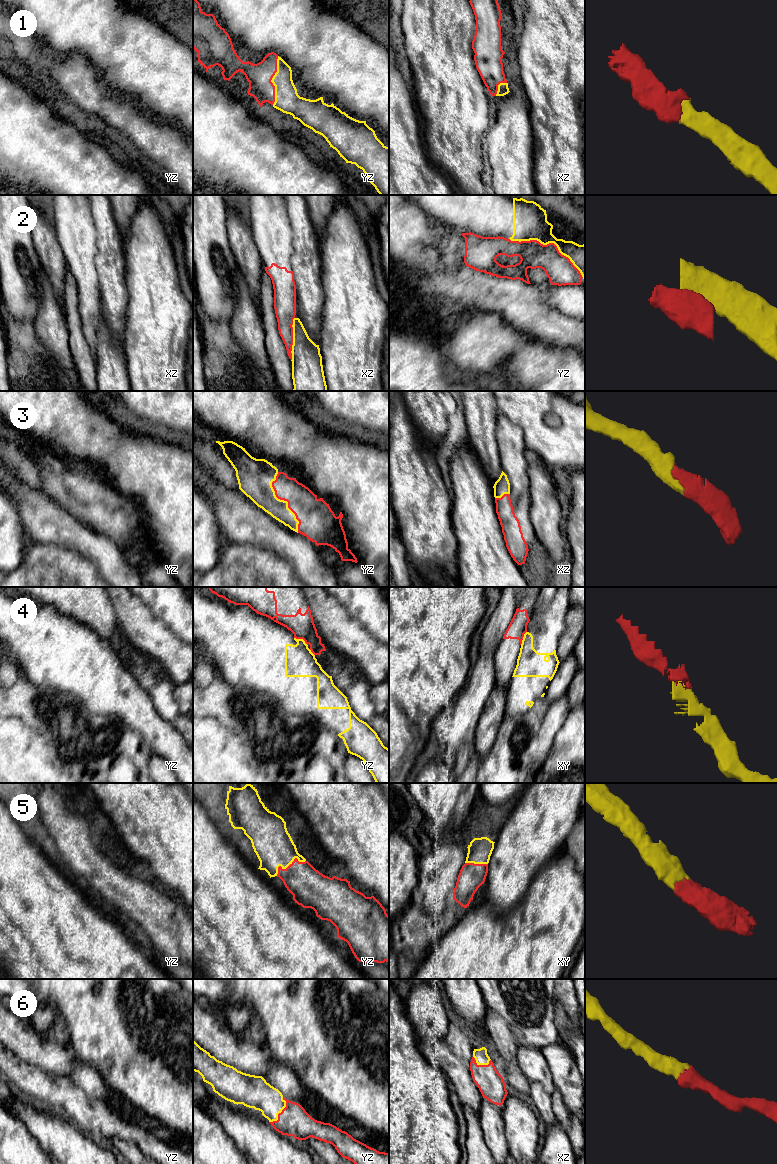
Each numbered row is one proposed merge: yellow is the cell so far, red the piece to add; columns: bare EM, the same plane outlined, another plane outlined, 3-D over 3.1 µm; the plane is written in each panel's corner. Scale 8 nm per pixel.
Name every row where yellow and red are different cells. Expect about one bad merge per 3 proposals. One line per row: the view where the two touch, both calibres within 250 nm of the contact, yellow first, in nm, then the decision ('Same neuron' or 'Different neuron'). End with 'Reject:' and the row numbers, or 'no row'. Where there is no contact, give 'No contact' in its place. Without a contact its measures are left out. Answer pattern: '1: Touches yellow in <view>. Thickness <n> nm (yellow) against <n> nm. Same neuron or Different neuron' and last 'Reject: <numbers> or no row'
1: Touches yellow in yz. Thickness 200 nm (yellow) against 200 nm. Same neuron
2: Touches yellow in yz. Thickness 280 nm (yellow) against 220 nm. Different neuron
3: Touches yellow in yz. Thickness 220 nm (yellow) against 260 nm. Same neuron
4: Touches yellow in yz. Thickness 240 nm (yellow) against 190 nm. Different neuron
5: Touches yellow in yz. Thickness 320 nm (yellow) against 300 nm. Same neuron
6: Touches yellow in yz. Thickness 240 nm (yellow) against 240 nm. Same neuron
Reject: 2, 4

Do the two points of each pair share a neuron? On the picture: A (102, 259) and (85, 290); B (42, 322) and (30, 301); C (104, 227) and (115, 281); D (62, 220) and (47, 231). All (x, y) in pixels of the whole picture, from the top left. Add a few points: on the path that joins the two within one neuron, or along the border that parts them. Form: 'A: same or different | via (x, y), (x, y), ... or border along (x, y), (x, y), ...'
A: different | border along (96, 246), (95, 270), (100, 293)
B: different | border along (43, 290), (38, 313), (32, 322)
C: same | via (108, 240), (110, 244), (111, 268)
D: different | border along (53, 224), (56, 238), (61, 248)

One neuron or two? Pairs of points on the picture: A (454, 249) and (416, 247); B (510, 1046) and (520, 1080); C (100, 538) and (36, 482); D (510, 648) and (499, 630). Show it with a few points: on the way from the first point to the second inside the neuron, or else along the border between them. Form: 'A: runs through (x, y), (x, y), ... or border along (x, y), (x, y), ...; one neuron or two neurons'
A: runs through (445, 252), (425, 252); one neuron
B: runs through (510, 1054), (512, 1072); one neuron
C: border along (20, 480), (30, 488), (42, 489); two neurons
D: border along (514, 614), (503, 638), (493, 653); two neurons

